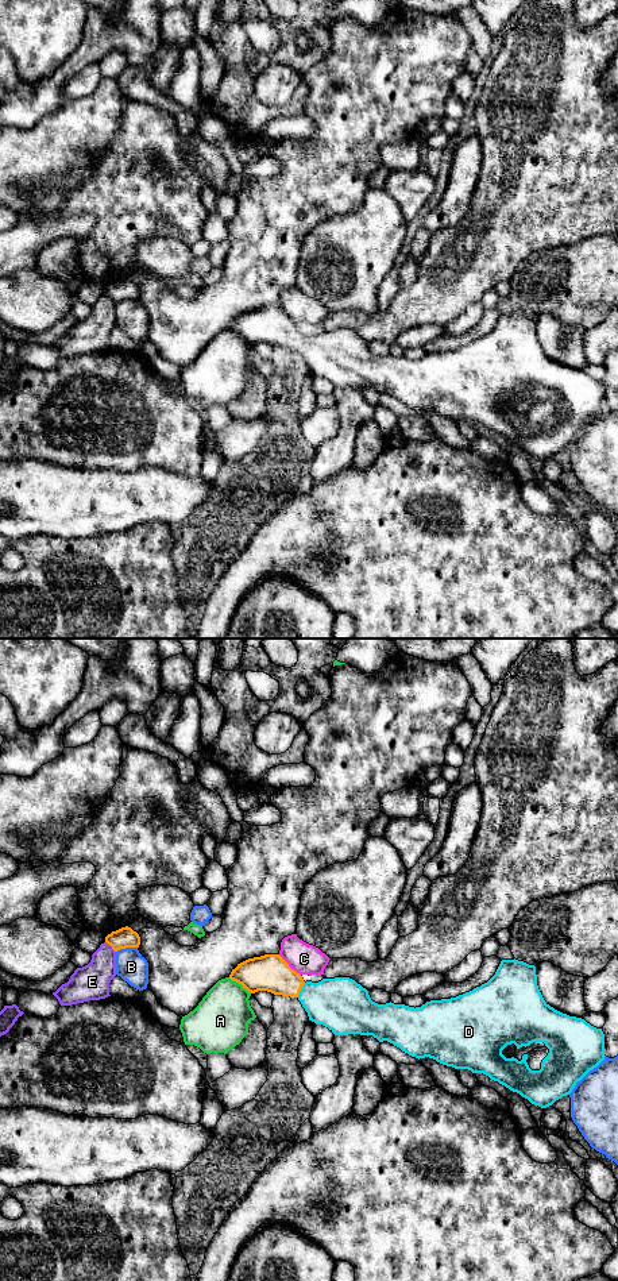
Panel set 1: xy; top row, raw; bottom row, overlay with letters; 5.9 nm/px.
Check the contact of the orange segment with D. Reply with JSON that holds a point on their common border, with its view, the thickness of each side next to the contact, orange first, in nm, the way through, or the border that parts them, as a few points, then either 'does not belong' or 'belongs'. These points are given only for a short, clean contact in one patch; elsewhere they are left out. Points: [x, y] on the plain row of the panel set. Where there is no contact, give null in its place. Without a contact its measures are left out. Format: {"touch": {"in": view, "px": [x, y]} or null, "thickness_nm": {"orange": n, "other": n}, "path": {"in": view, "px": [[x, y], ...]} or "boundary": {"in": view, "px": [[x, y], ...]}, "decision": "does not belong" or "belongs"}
{"touch": {"in": "xy", "px": [300, 342]}, "thickness_nm": {"orange": 220, "other": 320}, "path": {"in": "xy", "px": [[270, 324], [300, 342], [324, 354], [339, 355]]}, "decision": "belongs"}

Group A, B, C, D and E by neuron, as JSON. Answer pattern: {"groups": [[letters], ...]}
{"groups": [["A"], ["B"], ["C"], ["D"], ["E"]]}

